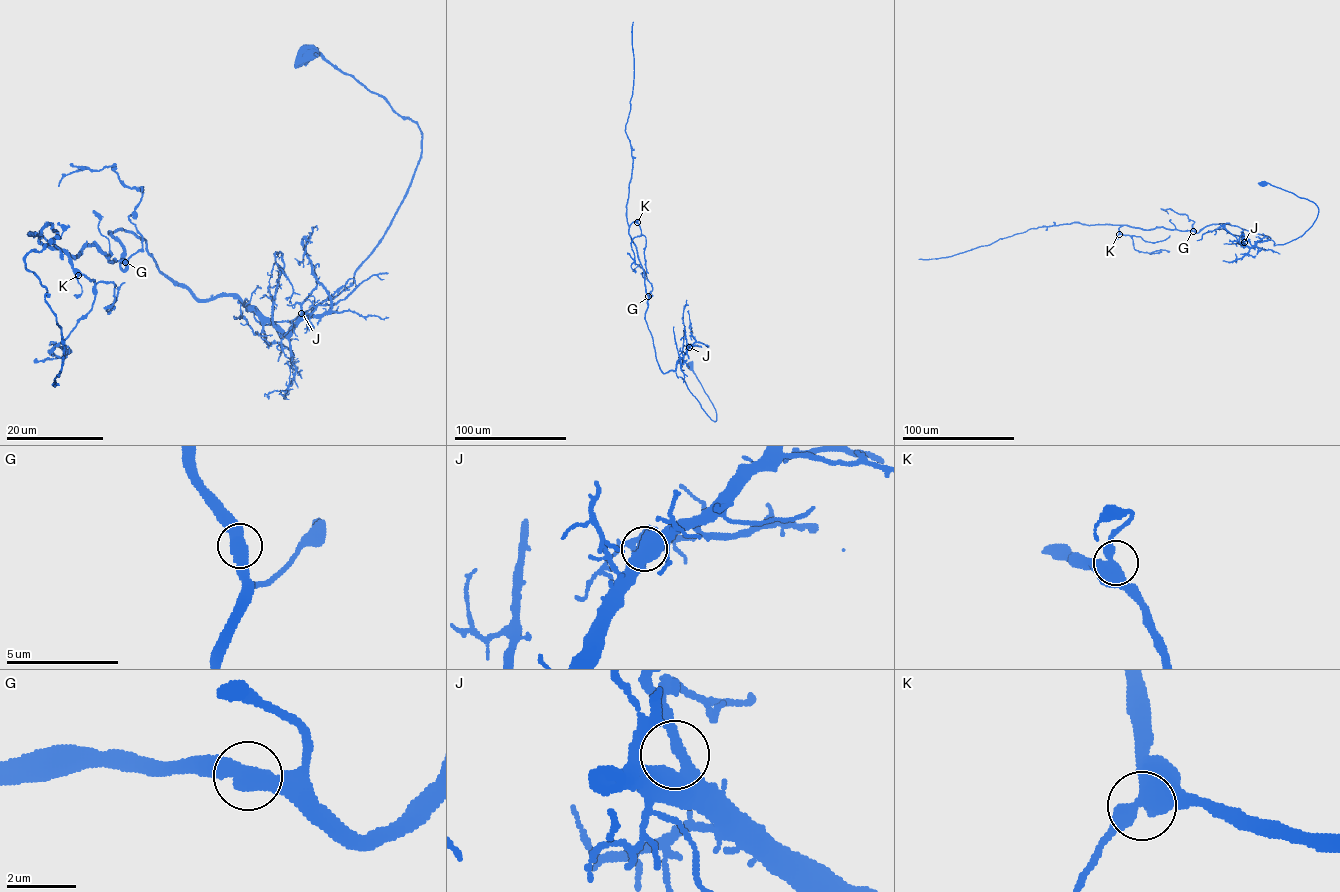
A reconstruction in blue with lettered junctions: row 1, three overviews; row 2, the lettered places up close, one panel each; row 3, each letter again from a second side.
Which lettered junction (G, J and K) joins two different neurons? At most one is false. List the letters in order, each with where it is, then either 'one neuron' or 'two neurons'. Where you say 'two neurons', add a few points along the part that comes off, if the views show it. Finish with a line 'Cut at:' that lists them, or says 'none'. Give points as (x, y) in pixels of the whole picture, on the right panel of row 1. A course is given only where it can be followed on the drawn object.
G: place (1193, 231); one neuron
J: place (1244, 242); one neuron
K: place (1119, 234); one neuron
Cut at: none

